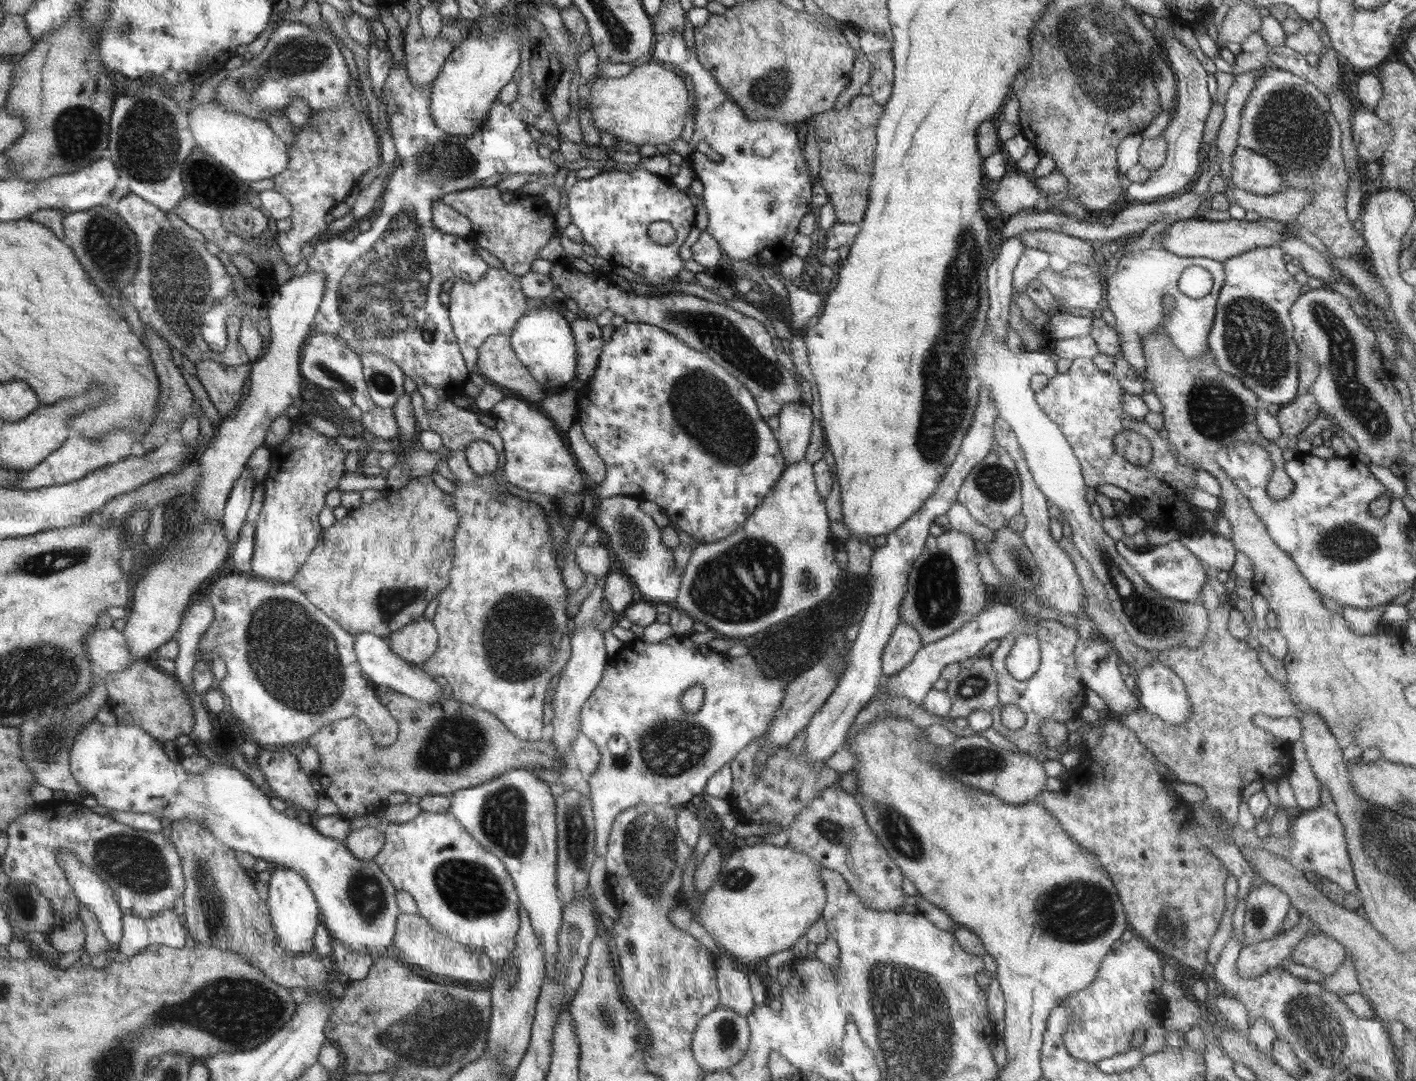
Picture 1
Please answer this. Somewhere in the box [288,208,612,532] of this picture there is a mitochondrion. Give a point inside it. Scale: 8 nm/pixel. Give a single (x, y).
(383, 383)

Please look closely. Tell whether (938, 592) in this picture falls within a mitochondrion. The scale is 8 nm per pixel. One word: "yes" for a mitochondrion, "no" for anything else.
yes

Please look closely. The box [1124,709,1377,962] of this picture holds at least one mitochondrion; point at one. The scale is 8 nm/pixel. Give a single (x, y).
(1174, 931)

